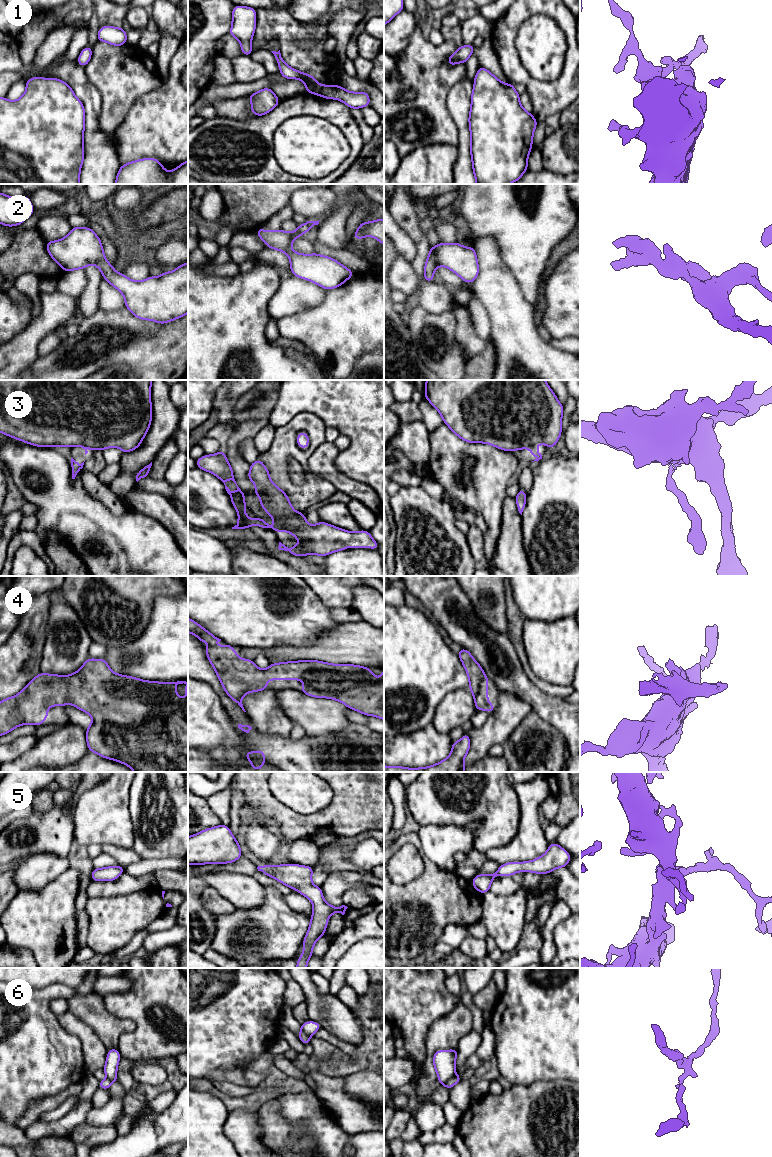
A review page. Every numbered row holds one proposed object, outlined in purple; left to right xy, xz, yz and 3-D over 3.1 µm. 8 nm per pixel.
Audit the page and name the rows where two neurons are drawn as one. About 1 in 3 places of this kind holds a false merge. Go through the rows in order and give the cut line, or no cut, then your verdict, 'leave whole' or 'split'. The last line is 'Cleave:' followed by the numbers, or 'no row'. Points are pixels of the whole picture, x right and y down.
1: no cut | leave whole
2: no cut | leave whole
3: yz (535, 444), (529, 447) | split
4: no cut | leave whole
5: no cut | leave whole
6: xz (301, 1028), (309, 1036) | split
Cleave: 3, 6

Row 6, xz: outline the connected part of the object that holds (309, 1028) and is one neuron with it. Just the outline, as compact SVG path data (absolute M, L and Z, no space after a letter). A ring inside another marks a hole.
M308 1021L301 1024L301 1029L307 1036L313 1036L313 1034L321 1028L321 1024L314 1021Z

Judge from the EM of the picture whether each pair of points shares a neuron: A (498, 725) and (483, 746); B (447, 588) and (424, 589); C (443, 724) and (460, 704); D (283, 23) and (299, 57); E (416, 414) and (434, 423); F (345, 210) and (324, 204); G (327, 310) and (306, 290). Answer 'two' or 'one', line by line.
A: one
B: one
C: one
D: one
E: two
F: two
G: two

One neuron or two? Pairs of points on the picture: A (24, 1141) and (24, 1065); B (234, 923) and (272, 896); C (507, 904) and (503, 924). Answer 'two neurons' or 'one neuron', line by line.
A: two neurons
B: one neuron
C: one neuron

